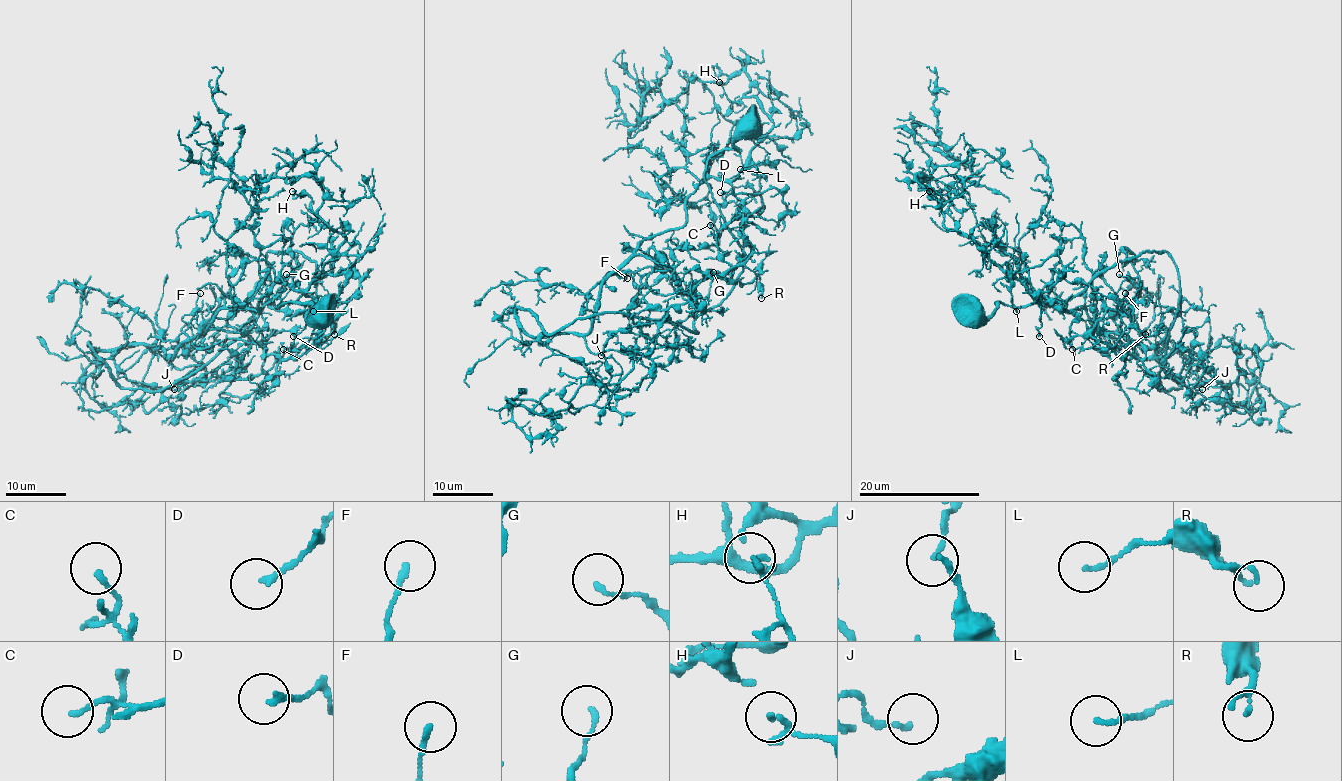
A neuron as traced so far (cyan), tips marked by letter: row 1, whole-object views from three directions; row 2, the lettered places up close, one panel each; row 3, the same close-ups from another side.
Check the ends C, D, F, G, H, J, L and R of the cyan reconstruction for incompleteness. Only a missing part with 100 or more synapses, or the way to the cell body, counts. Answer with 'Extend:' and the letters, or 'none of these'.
Extend: none of these

